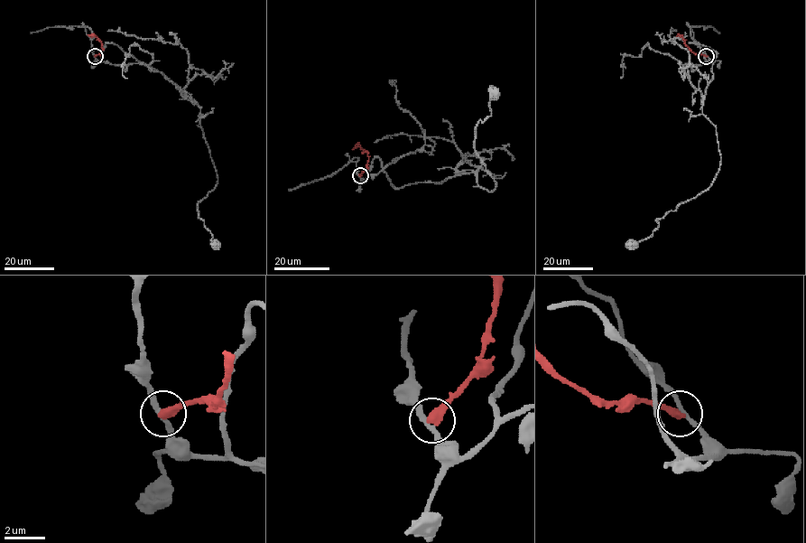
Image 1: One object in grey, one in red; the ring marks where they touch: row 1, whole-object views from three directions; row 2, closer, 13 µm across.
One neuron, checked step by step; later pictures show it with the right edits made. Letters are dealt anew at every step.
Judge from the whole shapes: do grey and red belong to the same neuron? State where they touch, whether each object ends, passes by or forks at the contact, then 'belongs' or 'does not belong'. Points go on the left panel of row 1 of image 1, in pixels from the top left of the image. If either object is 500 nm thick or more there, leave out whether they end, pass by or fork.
(95, 56) | grey passes by | red ends | does not belong

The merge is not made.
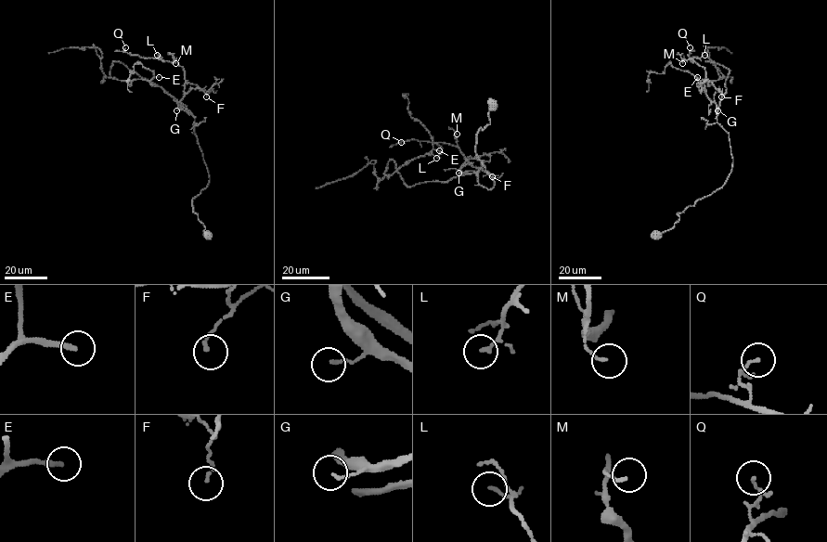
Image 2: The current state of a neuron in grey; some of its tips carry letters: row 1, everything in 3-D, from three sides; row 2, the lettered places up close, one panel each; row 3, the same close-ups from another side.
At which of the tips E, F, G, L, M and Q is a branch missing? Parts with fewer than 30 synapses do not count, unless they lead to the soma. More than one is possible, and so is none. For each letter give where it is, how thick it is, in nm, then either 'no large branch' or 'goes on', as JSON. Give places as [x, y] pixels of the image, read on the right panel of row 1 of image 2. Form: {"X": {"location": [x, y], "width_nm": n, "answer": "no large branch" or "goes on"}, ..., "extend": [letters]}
{"E": {"location": [697, 77], "width_nm": 180, "answer": "goes on"}, "F": {"location": [721, 96], "width_nm": 140, "answer": "no large branch"}, "G": {"location": [717, 110], "width_nm": 100, "answer": "no large branch"}, "L": {"location": [704, 55], "width_nm": 100, "answer": "no large branch"}, "M": {"location": [682, 63], "width_nm": 120, "answer": "no large branch"}, "Q": {"location": [690, 47], "width_nm": 80, "answer": "no large branch"}, "extend": ["E"]}

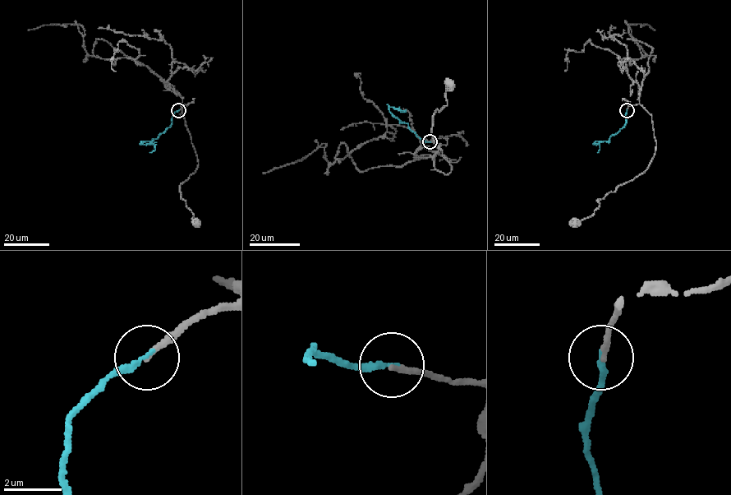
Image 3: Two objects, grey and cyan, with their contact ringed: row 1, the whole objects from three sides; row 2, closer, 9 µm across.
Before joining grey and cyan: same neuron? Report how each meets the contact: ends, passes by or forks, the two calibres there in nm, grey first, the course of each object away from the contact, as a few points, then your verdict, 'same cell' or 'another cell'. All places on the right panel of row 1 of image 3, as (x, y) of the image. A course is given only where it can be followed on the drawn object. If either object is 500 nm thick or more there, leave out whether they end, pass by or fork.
grey ends | cyan ends | 200/170 nm | grey via (627, 110), (640, 104), (651, 116), (653, 158), (645, 170), (599, 199), (592, 215), (574, 222) | cyan via (627, 110), (627, 122), (622, 127), (609, 141), (595, 142), (599, 145), (598, 152) | same cell

